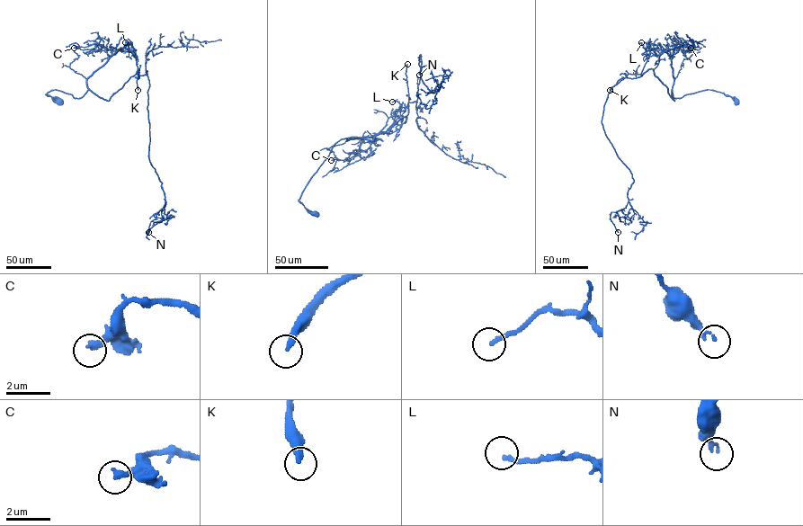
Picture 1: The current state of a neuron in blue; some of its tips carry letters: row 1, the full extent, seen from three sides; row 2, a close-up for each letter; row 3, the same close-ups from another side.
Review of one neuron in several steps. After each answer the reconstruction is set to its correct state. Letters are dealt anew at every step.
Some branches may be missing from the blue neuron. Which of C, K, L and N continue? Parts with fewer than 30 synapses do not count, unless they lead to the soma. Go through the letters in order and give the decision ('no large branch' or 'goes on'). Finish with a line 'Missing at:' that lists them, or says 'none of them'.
C: no large branch
K: goes on
L: no large branch
N: no large branch
Missing at: K

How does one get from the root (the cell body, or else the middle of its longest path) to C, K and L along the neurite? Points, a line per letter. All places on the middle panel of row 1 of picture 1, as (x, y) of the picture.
C: (314, 213), (298, 199), (332, 147), (346, 138), (376, 138), (364, 150), (354, 150), (343, 160), (331, 160)
K: (314, 213), (298, 199), (332, 147), (349, 138), (372, 140), (380, 133), (387, 133), (408, 114), (407, 64)
L: (314, 213), (298, 200), (310, 177), (341, 139), (377, 134), (401, 106), (398, 102), (392, 102)

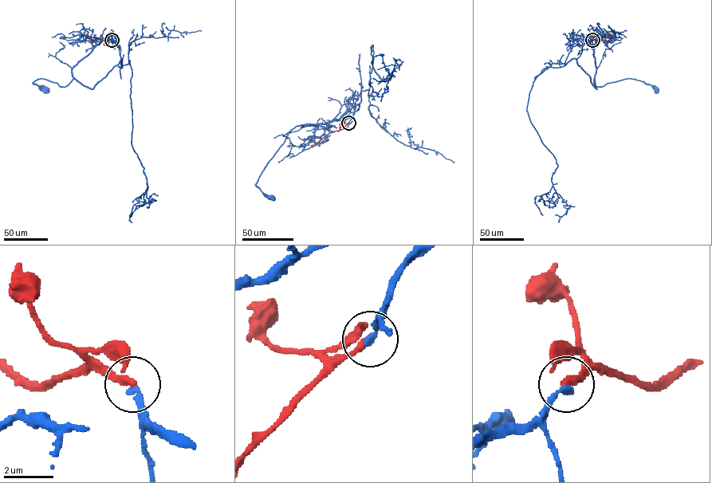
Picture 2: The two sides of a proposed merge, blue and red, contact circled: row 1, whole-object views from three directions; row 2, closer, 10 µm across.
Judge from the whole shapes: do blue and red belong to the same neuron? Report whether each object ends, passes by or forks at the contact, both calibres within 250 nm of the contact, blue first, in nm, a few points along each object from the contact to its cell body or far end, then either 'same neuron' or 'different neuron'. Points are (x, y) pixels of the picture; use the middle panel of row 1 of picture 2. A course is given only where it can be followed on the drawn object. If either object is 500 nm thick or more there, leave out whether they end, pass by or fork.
blue ends | red ends | 240/280 nm | blue via (348, 123), (352, 116), (343, 120), (333, 119), (326, 123), (293, 127), (256, 184), (270, 197) | red via (348, 123), (342, 129), (332, 131), (311, 145) | different neuron

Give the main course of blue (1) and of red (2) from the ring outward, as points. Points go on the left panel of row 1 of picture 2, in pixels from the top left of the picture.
1: (112, 40), (114, 42), (102, 41), (75, 65), (68, 84), (43, 79), (33, 83), (45, 89)
2: (112, 40), (80, 34)

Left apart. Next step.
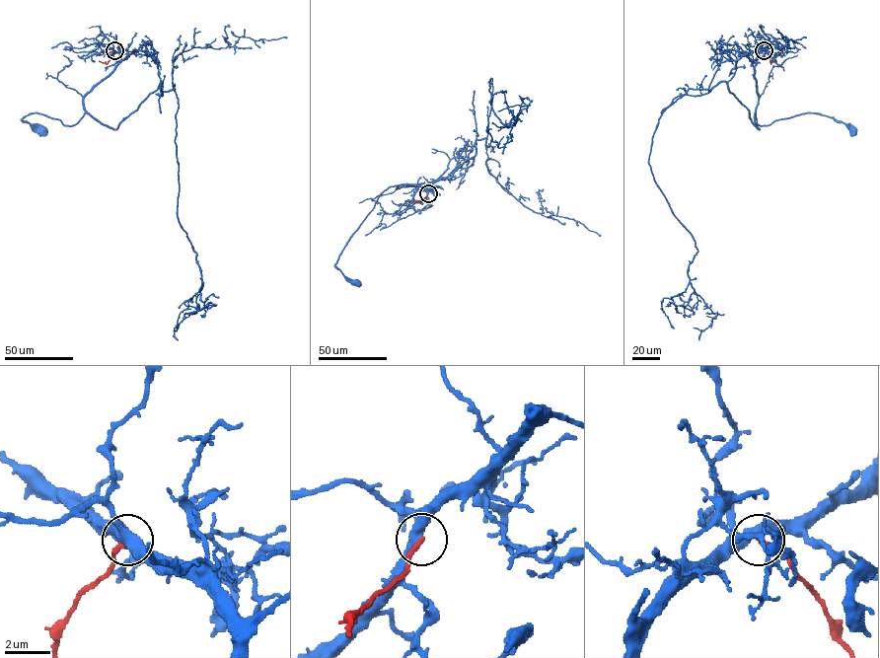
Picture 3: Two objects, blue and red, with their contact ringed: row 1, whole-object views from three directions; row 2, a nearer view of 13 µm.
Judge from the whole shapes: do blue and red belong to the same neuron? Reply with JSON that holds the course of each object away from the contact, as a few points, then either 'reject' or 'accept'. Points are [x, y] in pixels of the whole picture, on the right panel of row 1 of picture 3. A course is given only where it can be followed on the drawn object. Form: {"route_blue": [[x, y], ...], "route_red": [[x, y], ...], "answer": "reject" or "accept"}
{"route_blue": [[764, 50], [758, 55], [754, 67], [759, 124], [818, 112], [847, 124], [852, 130]], "route_red": [[764, 50], [770, 63], [773, 61]], "answer": "reject"}

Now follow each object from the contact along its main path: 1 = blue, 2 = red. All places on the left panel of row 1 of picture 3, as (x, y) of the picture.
1: (113, 50), (120, 61), (84, 97), (85, 113), (76, 123), (65, 125), (37, 112), (22, 120), (40, 130)
2: (113, 50), (107, 63), (99, 61)

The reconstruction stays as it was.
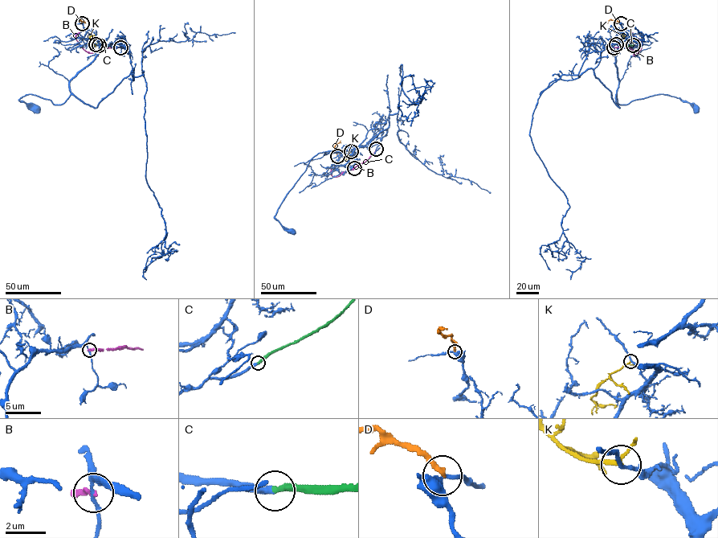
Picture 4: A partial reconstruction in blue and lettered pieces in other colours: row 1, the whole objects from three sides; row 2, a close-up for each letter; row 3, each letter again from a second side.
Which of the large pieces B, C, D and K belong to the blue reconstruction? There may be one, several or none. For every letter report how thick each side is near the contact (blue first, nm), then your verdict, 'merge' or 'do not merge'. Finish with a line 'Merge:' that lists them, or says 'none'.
B: 160 nm thick on the blue side, 200 nm on the other; do not merge
C: 320 nm thick on the blue side, 320 nm on the other; merge
D: 320 nm thick on the blue side, 260 nm on the other; do not merge
K: 170 nm thick on the blue side, 150 nm on the other; do not merge
Merge: C

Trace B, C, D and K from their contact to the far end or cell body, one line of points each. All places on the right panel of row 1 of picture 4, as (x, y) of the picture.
B: (613, 47), (630, 47), (637, 53), (639, 51), (642, 41), (629, 30)
C: (633, 45), (620, 46)
D: (621, 23), (609, 19), (607, 23)
K: (616, 44), (623, 36), (622, 34)

